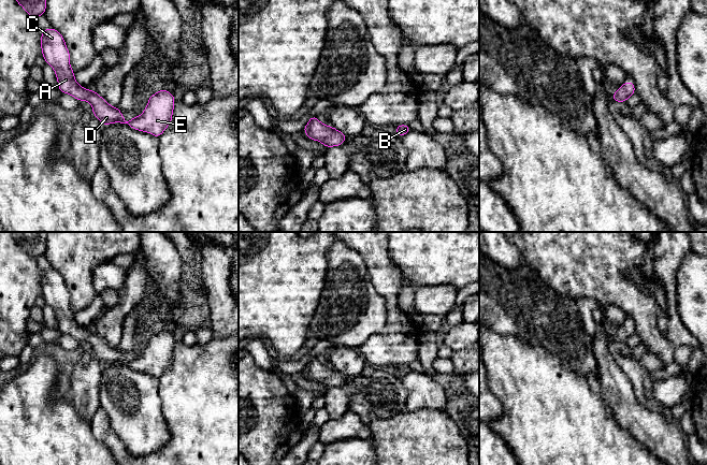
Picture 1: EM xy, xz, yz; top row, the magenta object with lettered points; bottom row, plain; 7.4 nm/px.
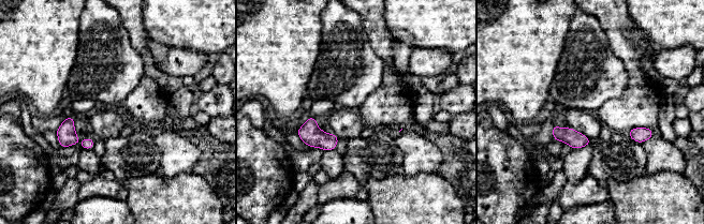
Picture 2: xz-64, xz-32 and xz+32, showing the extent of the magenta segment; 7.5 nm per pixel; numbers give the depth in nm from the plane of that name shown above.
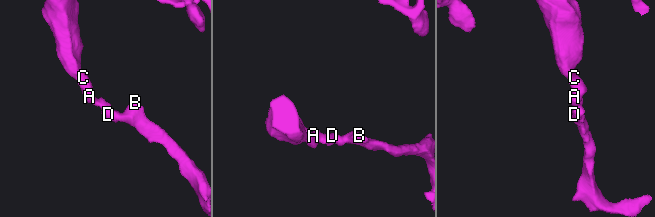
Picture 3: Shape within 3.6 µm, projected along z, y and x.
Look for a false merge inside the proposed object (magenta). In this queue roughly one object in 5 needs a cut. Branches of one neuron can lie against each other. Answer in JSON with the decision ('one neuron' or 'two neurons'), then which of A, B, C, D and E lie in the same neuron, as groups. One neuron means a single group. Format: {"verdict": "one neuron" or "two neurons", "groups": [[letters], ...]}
{"verdict": "one neuron", "groups": [["A", "B", "C", "D", "E"]]}

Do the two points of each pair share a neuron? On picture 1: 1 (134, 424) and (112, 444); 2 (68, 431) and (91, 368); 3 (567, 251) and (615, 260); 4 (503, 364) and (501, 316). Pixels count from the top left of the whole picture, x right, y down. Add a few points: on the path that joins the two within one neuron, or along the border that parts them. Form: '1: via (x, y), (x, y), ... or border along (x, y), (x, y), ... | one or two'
1: border along (107, 415), (112, 430), (130, 453) | two
2: border along (69, 397), (76, 410), (89, 422) | two
3: via (579, 251), (603, 251) | one
4: border along (490, 328), (501, 334), (517, 335), (525, 342) | two

